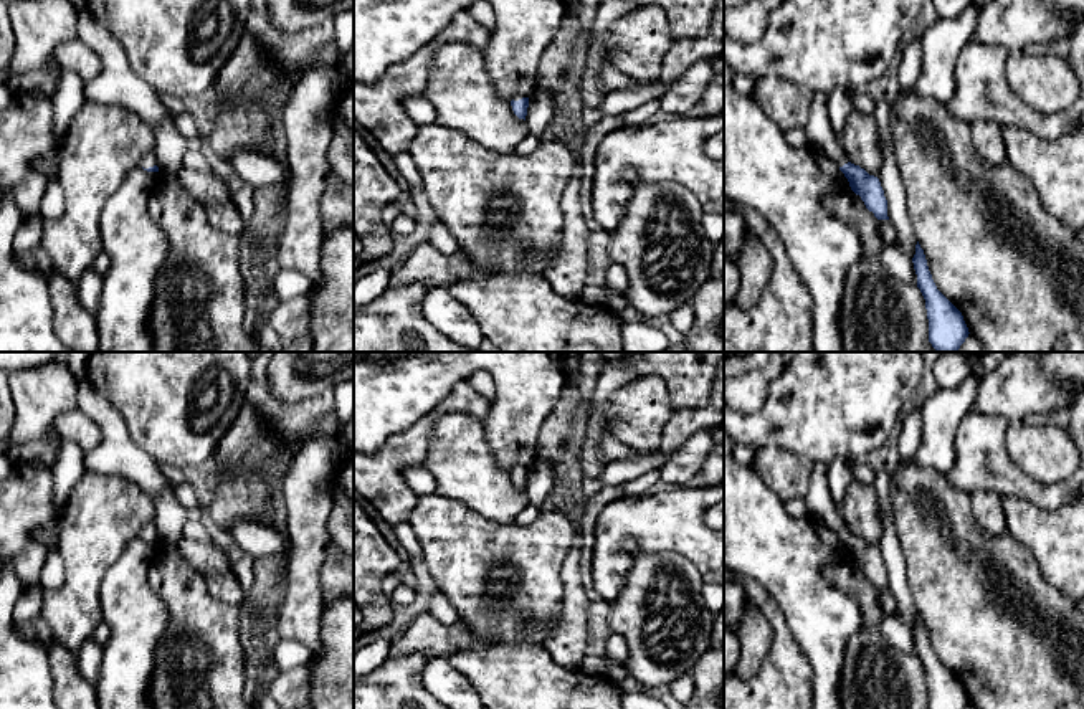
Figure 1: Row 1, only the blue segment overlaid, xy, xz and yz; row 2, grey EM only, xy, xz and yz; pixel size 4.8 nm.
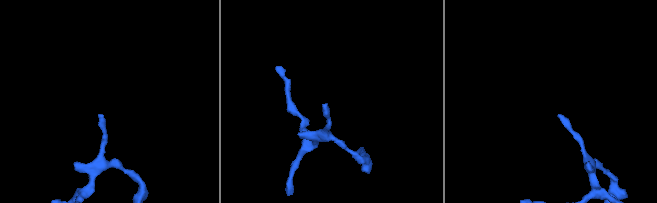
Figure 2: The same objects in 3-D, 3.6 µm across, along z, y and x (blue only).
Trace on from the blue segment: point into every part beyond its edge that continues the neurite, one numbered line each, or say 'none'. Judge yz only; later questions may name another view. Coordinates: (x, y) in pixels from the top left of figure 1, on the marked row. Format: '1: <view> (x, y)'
1: yz (818, 129)

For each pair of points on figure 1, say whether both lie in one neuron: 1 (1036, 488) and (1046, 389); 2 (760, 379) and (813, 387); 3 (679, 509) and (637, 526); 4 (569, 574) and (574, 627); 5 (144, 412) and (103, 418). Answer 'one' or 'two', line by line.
1: two
2: two
3: one
4: one
5: two

